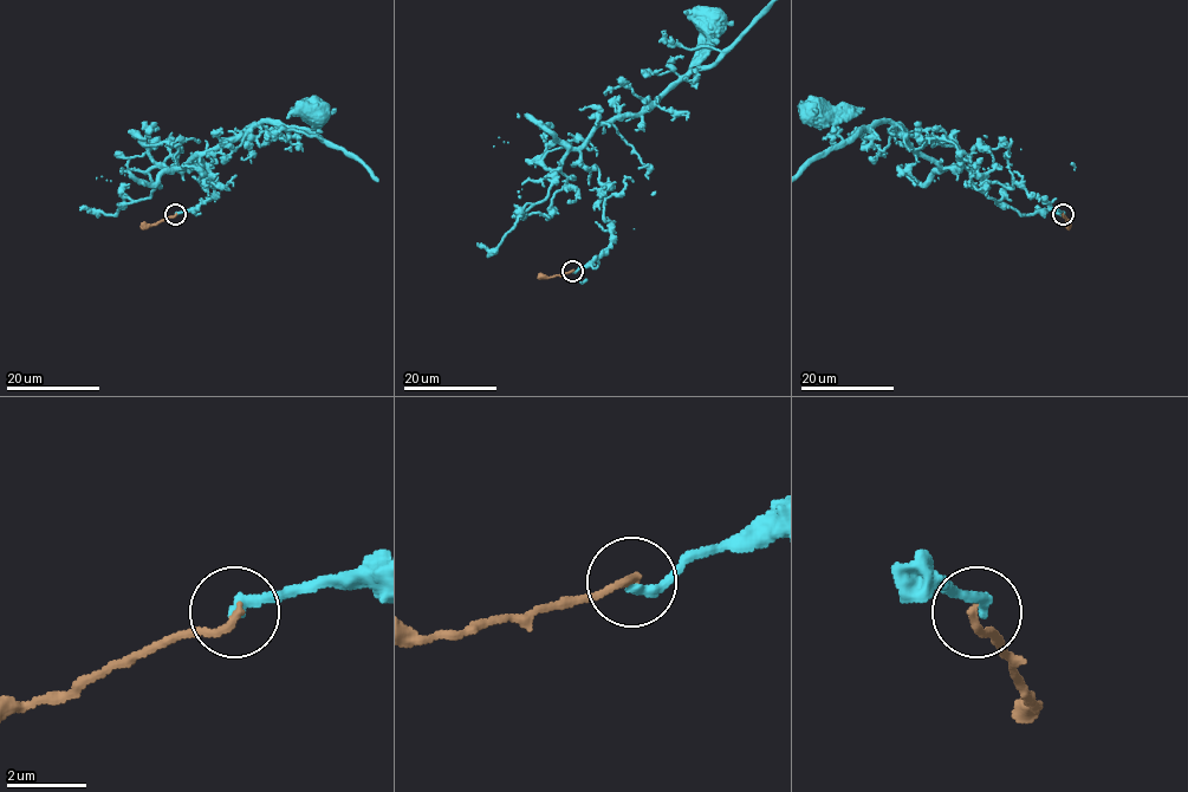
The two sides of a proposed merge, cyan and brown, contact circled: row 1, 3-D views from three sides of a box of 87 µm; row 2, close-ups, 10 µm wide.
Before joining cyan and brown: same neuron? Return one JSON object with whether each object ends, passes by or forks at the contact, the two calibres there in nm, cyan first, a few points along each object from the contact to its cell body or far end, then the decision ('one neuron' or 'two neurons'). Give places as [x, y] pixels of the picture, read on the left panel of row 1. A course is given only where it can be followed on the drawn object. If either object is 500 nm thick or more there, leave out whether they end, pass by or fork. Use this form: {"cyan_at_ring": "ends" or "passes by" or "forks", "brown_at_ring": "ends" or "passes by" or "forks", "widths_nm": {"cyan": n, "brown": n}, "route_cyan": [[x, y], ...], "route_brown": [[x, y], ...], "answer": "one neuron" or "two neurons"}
{"cyan_at_ring": "ends", "brown_at_ring": "ends", "widths_nm": {"cyan": 280, "brown": 190}, "route_cyan": [[175, 214], [213, 195], [200, 158], [182, 167], [264, 122], [312, 130], [324, 141], [313, 110]], "route_brown": [[175, 214], [141, 228]], "answer": "two neurons"}

